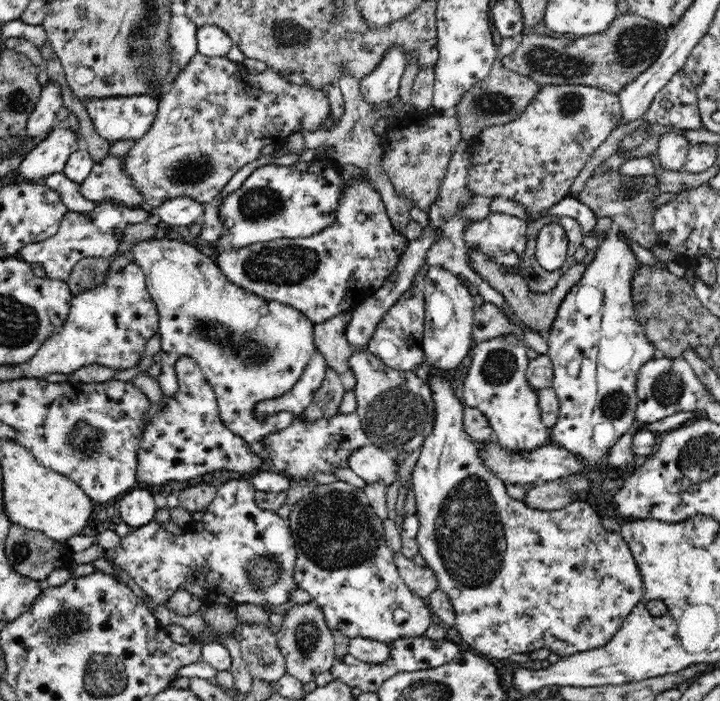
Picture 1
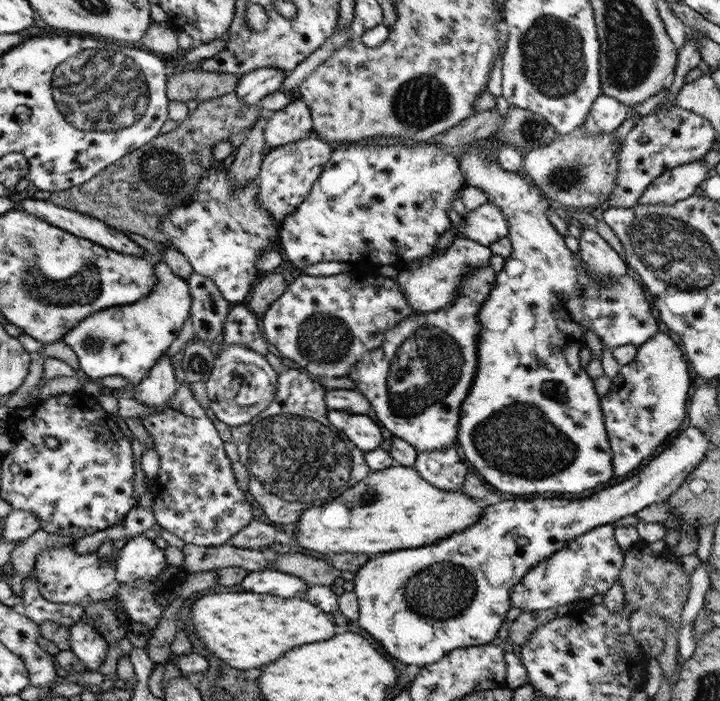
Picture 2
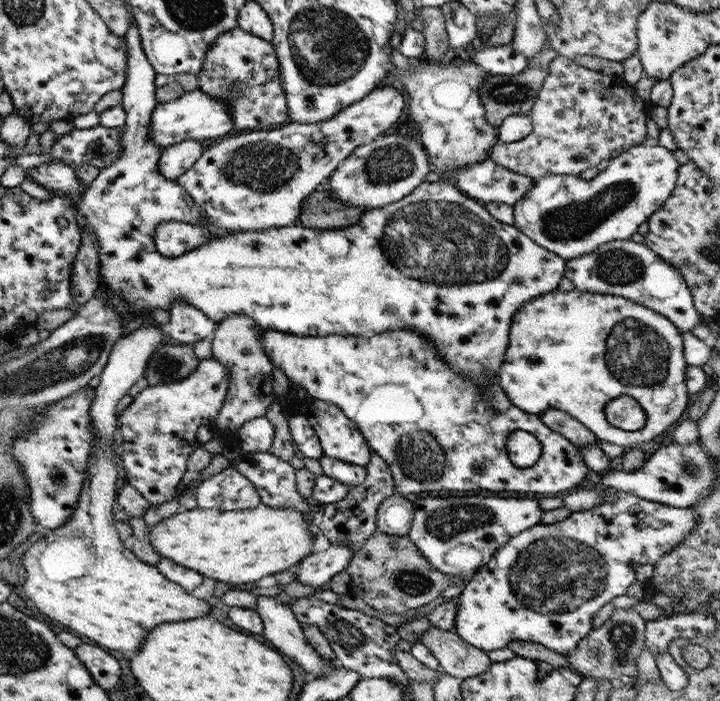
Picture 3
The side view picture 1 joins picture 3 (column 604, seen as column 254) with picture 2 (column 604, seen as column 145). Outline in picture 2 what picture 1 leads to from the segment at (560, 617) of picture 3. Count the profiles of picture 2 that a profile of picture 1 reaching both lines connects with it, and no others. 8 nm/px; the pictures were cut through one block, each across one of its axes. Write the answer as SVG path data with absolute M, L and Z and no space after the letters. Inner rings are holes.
M602 525L590 529L585 532L585 535L575 538L575 541L569 542L559 548L558 552L550 555L550 558L539 562L519 580L516 586L511 588L509 594L510 606L515 606L521 611L538 611L548 608L553 608L563 604L575 602L575 600L583 600L583 598L591 598L594 594L605 594L609 587L613 585L619 575L619 570L622 570L623 553L624 551L619 548L615 543L612 536L612 526Z

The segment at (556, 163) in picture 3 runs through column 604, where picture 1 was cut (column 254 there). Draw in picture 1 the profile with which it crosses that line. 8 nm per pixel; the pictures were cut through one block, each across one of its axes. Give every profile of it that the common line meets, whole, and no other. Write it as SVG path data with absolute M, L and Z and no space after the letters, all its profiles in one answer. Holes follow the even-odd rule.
M200 52L194 54L194 57L182 69L175 71L171 82L161 94L158 106L153 125L142 138L136 141L136 144L133 146L134 148L127 153L128 160L126 160L126 169L129 170L134 184L143 194L144 201L154 207L160 206L165 200L176 197L188 197L202 205L209 203L221 194L222 189L228 184L233 174L236 174L243 166L254 162L254 160L257 160L261 156L260 150L262 148L268 146L268 144L276 145L276 142L280 142L280 139L285 141L285 138L289 134L292 134L292 132L301 131L303 133L305 130L308 130L308 132L318 131L319 128L322 128L324 118L331 111L330 101L328 101L324 90L314 89L313 87L302 88L288 84L286 80L283 80L279 76L277 70L274 68L269 68L267 71L262 72L262 74L254 76L254 74L248 74L248 70L242 63L234 64L234 62L230 62L226 57L208 57L200 54Z

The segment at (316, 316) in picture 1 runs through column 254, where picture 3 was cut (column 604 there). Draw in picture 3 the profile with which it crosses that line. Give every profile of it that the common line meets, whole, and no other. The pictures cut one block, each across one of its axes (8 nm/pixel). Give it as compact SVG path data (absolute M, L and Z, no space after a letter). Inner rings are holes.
M631 239L614 240L604 242L596 246L589 254L582 254L577 258L565 261L564 276L571 281L573 287L581 292L592 292L593 294L610 294L621 297L627 301L639 304L657 314L662 314L680 333L690 330L700 321L698 312L692 304L692 297L680 271L671 266L667 261L659 258L650 248L643 243L635 243Z

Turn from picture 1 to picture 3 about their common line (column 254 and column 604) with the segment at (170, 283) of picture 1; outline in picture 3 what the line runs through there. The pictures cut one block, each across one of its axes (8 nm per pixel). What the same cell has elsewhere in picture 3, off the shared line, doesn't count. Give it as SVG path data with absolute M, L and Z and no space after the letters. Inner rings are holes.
M573 288L573 291L555 290L532 298L512 316L507 350L496 381L511 404L523 412L537 415L549 409L565 412L601 442L626 448L655 438L683 416L691 396L684 383L687 367L682 355L682 333L662 314L621 297ZM618 396L631 397L643 409L644 425L639 430L619 430L605 420L604 404Z

